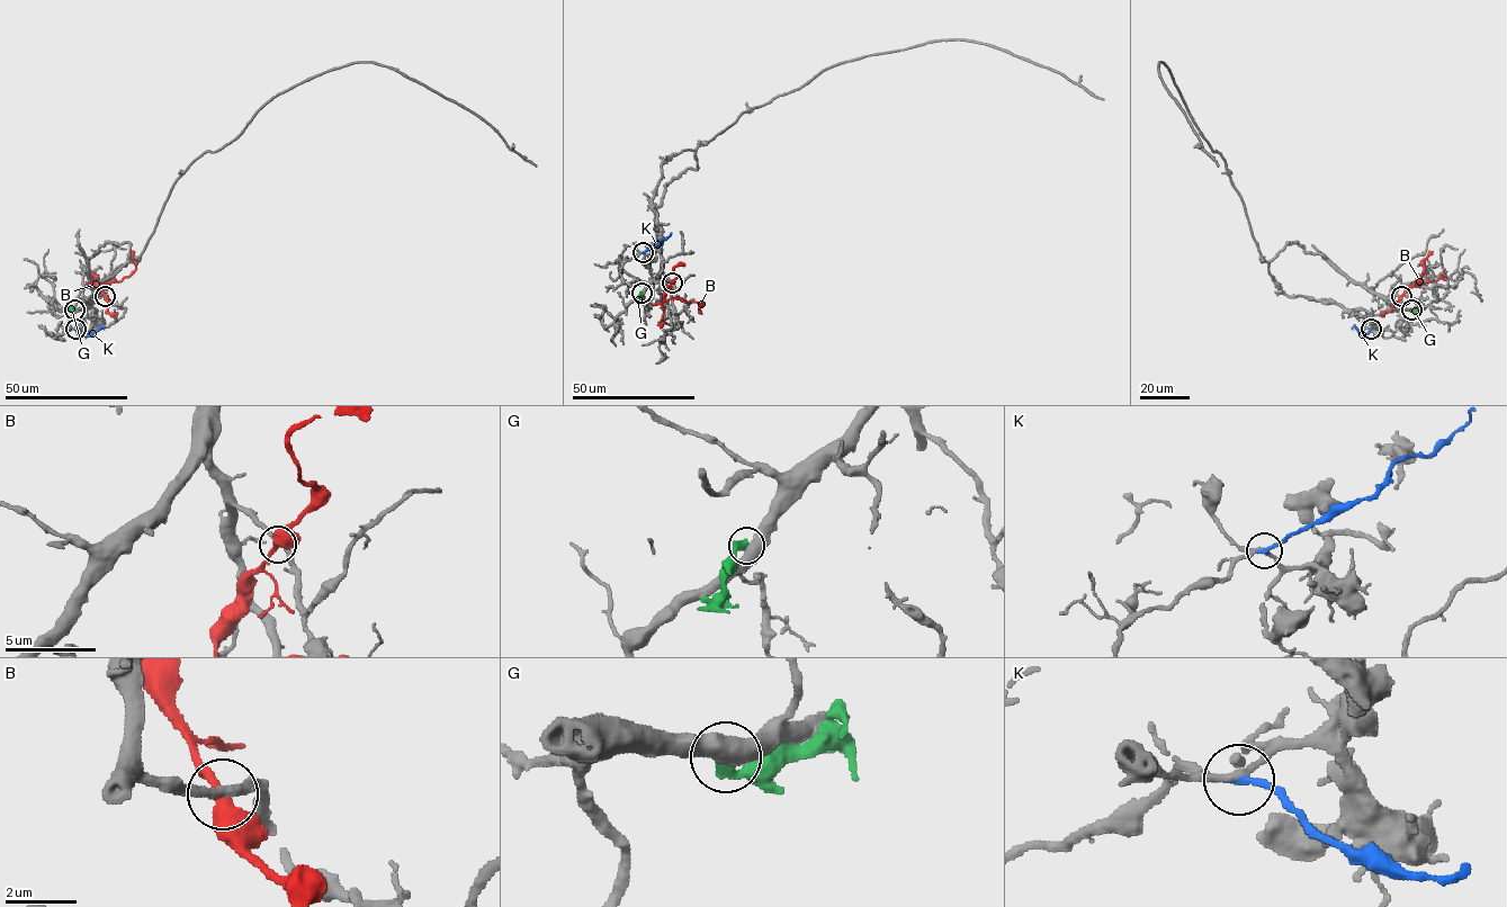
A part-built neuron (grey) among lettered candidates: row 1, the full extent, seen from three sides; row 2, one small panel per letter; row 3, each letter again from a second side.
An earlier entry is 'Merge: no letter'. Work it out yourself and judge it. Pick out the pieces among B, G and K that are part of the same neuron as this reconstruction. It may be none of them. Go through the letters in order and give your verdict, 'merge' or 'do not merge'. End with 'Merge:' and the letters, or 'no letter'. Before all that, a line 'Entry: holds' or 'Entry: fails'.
Entry: fails
B: do not merge
G: do not merge
K: merge
Merge: K

